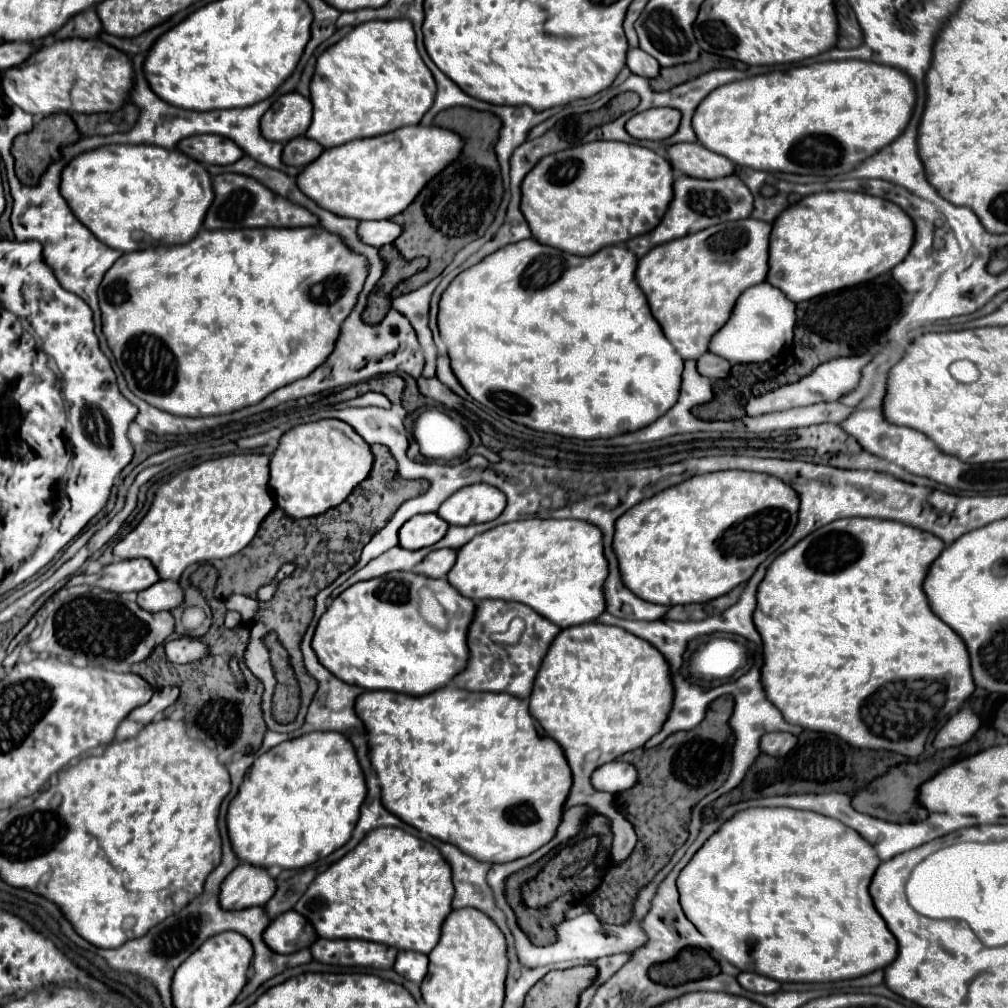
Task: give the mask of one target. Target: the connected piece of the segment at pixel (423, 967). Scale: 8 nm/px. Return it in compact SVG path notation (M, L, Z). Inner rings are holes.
M400 951L394 969L396 973L414 983L422 983L422 979L428 973L428 955L416 951Z

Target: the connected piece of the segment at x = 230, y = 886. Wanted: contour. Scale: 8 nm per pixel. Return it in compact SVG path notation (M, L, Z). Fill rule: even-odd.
M250 863L238 865L222 883L220 905L224 909L248 909L266 905L276 891L276 881L268 869Z

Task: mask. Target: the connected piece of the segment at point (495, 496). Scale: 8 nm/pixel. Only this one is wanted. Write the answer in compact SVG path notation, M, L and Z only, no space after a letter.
M486 483L466 485L452 493L438 509L450 525L472 525L496 519L506 507L506 495Z

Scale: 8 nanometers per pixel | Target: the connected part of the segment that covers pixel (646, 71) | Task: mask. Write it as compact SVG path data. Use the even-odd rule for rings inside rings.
M630 49L626 65L634 75L640 75L646 79L654 79L660 73L660 63L652 59L652 55L646 55L642 49Z

